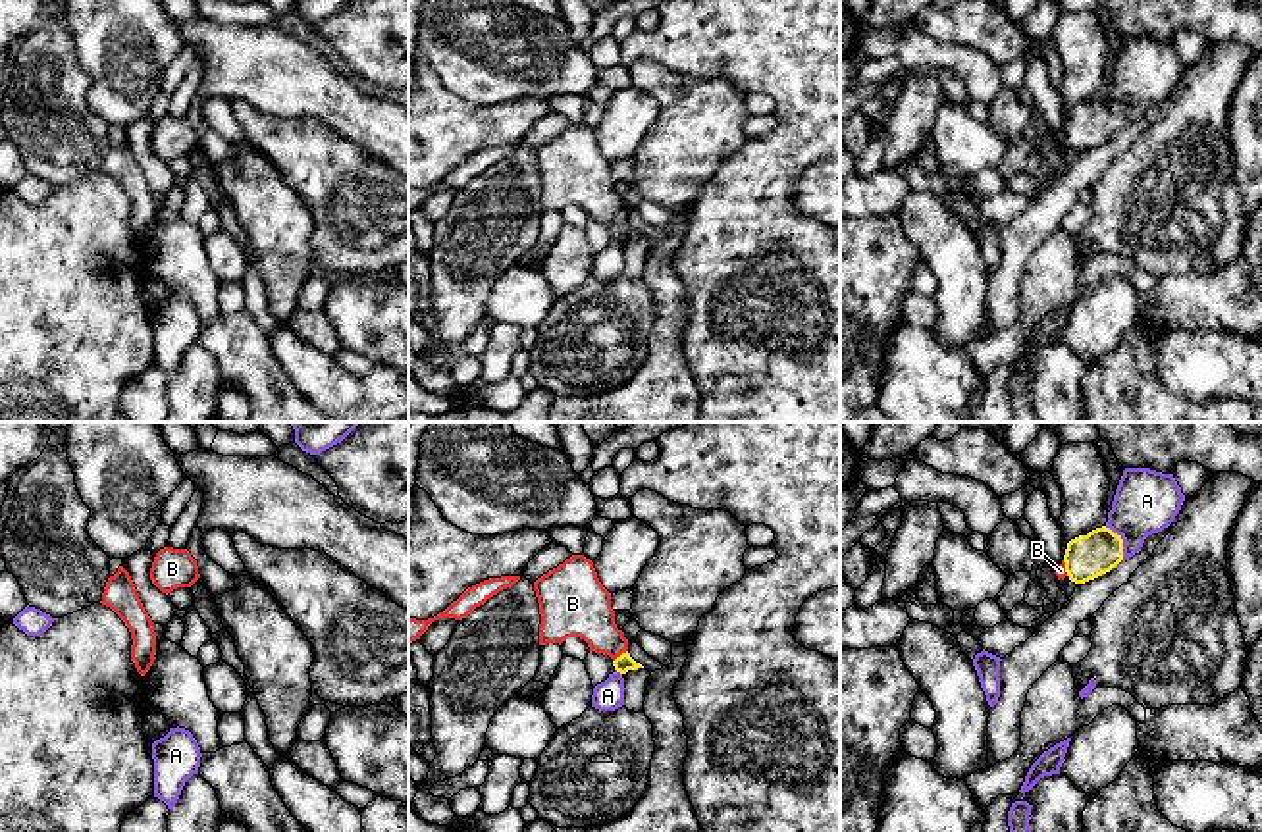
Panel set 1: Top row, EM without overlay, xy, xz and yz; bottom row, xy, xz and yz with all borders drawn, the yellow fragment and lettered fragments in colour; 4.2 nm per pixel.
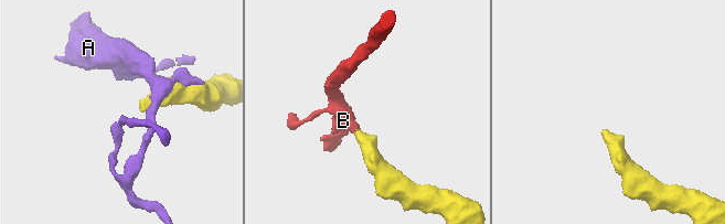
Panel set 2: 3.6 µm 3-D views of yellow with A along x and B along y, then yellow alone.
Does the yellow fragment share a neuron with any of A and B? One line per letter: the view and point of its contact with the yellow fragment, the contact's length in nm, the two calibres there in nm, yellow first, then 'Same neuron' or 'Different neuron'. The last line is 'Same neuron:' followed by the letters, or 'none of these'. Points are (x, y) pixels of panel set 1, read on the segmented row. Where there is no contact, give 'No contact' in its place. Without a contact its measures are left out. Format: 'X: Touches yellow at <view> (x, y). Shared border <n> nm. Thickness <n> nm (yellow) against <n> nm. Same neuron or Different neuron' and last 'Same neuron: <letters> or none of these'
A: Touches yellow at yz (1122, 540). Shared border 160 nm. Thickness 190 nm (yellow) against 260 nm. Different neuron
B: Touches yellow at xz (621, 655). Shared border 80 nm. Thickness 70 nm (yellow) against 240 nm. Same neuron
Same neuron: B

